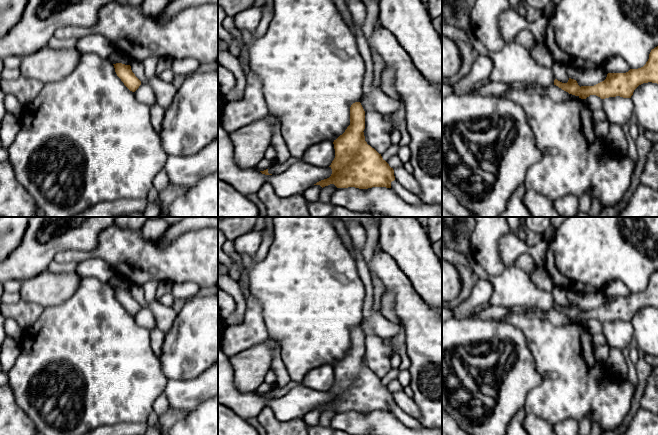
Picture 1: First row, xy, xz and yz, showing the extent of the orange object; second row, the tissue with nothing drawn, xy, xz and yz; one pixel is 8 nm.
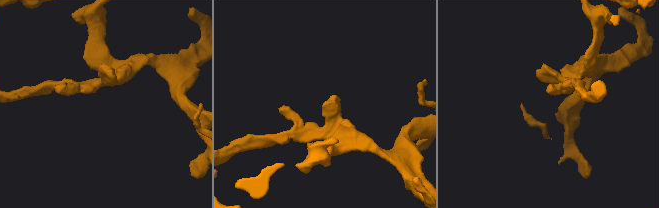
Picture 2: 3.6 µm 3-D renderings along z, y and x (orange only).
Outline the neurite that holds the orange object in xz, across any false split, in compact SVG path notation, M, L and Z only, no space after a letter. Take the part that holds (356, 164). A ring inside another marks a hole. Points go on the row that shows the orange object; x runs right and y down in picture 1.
M355 102L350 107L350 125L333 142L335 158L329 166L332 169L332 174L329 178L321 180L314 185L320 185L322 188L330 184L334 184L337 188L391 188L391 182L395 180L394 170L382 158L381 154L367 144L363 132L364 129L365 111L360 102Z

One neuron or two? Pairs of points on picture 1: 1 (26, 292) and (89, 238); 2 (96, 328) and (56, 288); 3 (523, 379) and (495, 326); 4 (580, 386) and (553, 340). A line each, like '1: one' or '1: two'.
1: two
2: two
3: one
4: one

